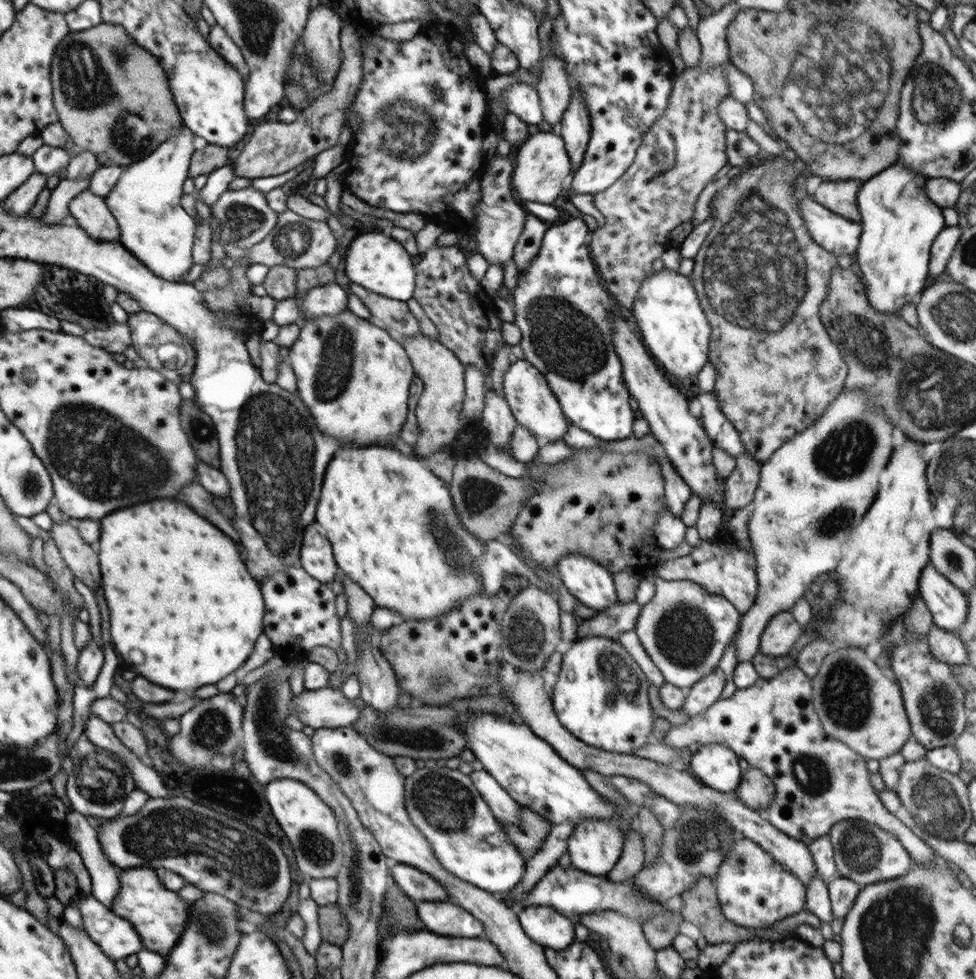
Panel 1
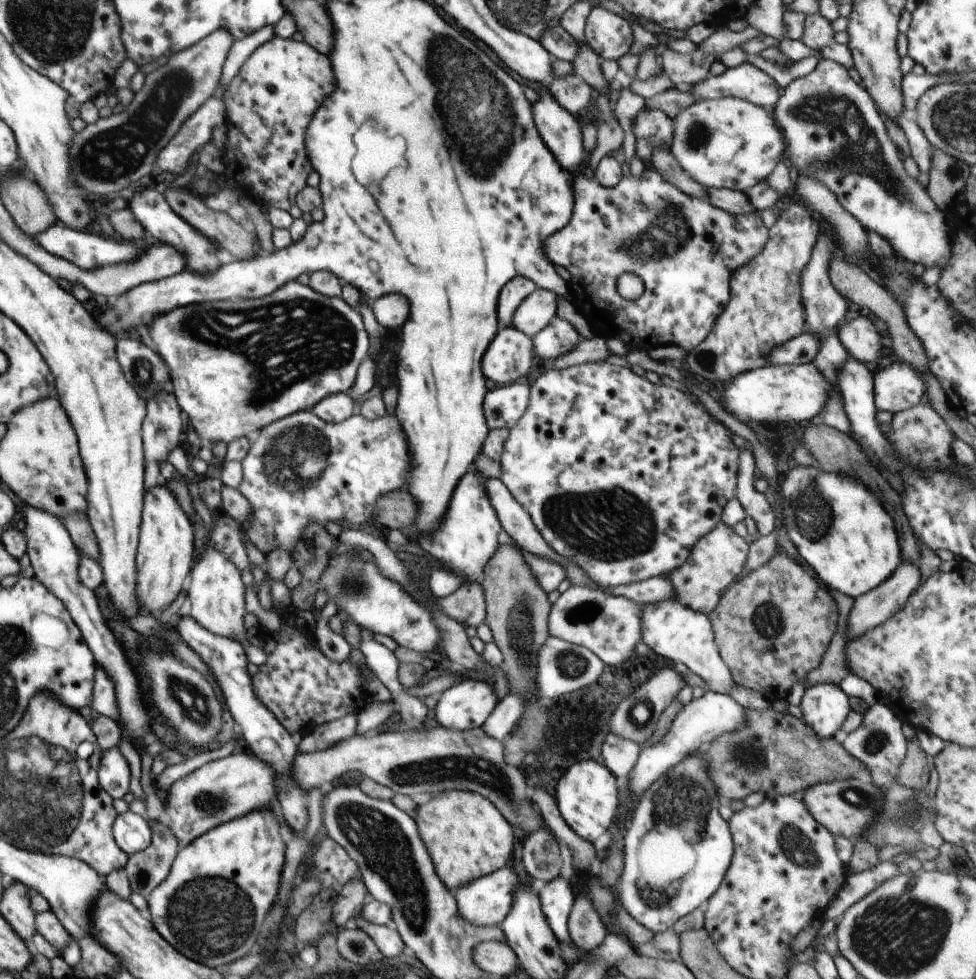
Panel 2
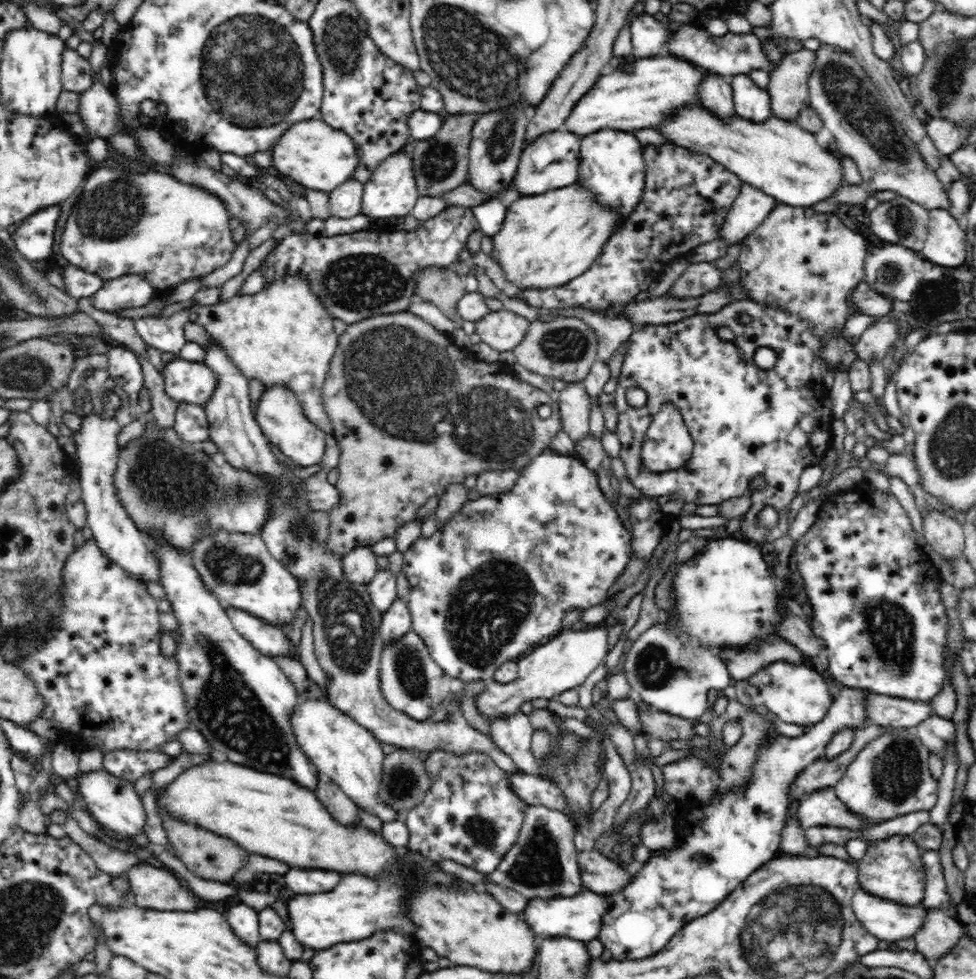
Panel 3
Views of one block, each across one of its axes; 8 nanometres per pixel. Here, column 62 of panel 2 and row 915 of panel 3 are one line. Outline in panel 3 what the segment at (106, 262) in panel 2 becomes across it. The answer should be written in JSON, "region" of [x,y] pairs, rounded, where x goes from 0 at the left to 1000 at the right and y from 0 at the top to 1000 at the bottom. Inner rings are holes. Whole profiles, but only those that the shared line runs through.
{"region":[[[251,923],[240,925],[230,932],[233,944],[244,961],[248,961],[254,969],[262,969],[267,962],[265,955],[264,930]]]}

